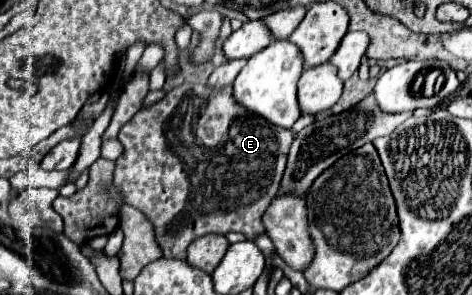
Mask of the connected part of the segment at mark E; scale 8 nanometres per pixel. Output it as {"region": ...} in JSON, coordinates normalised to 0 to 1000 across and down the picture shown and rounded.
{"region":[[[388,281],[333,349],[294,369],[252,444],[252,478],[265,519],[244,546],[244,641],[261,688],[282,695],[324,756],[345,871],[388,885],[396,831],[426,797],[511,783],[523,810],[536,810],[561,783],[553,729],[591,647],[608,519],[621,485],[621,444],[583,431],[566,403],[502,356],[489,288],[472,295],[472,308],[456,308],[430,281]]]}

